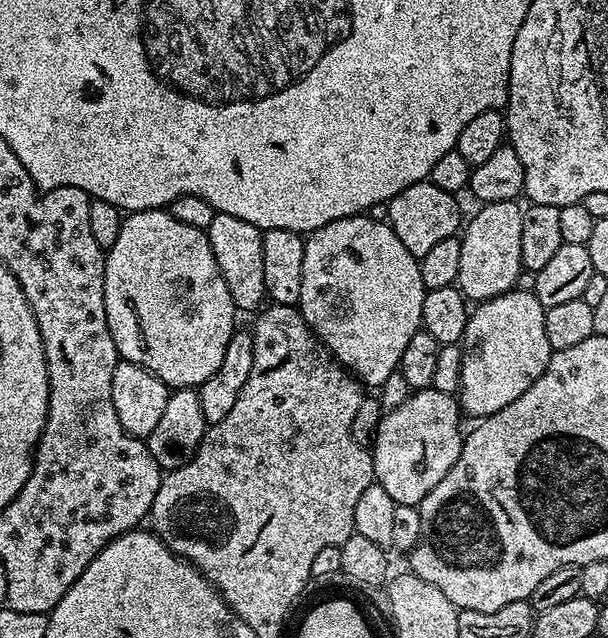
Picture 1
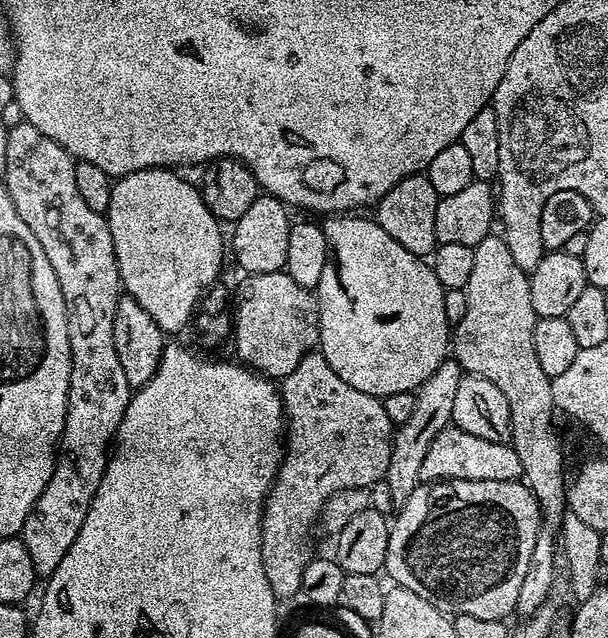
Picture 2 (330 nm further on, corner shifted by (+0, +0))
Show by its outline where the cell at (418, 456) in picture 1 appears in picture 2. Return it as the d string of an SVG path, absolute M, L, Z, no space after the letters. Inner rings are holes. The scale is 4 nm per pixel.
M449 426L443 428L430 442L430 450L426 450L426 458L422 458L421 481L439 482L441 480L481 480L482 482L502 482L503 480L520 480L523 477L522 462L518 462L518 454L511 443L489 442L487 438L478 438L475 434L466 434L466 430Z

